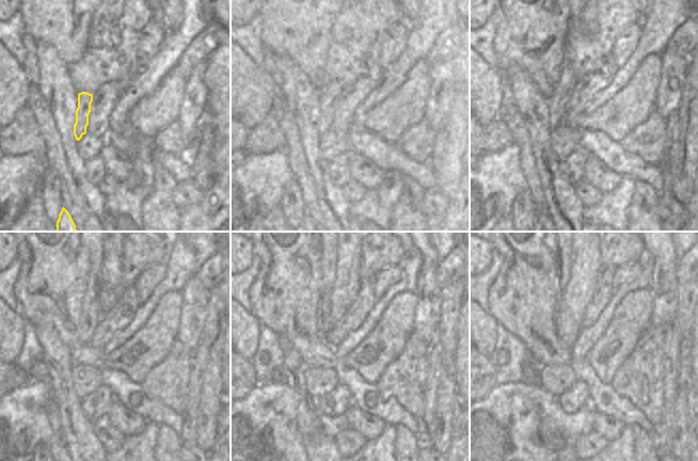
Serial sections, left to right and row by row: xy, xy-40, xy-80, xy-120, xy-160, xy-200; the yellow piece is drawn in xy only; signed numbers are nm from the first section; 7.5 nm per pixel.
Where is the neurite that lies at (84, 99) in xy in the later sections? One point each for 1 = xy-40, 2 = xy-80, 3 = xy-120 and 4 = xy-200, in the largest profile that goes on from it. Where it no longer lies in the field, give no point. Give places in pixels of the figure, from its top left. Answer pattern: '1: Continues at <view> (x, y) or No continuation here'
1: Continues at xy-40 (327, 93)
2: Continues at xy-80 (564, 88)
3: Continues at xy-120 (91, 314)
4: Continues at xy-200 (561, 253).

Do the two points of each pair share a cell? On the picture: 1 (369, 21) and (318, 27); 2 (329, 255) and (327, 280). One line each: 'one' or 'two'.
1: two
2: one

